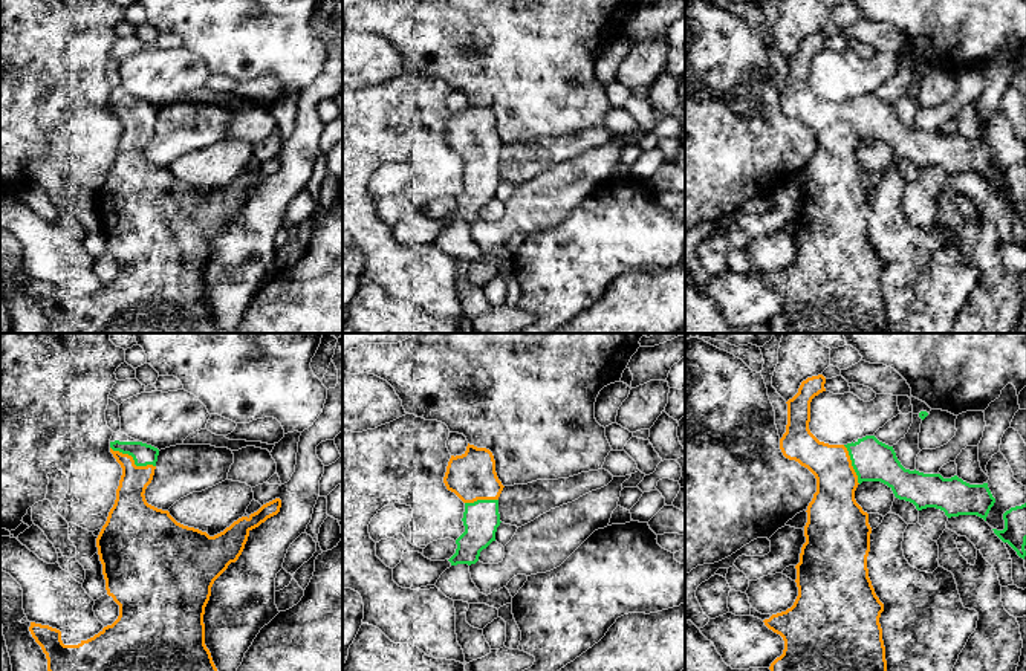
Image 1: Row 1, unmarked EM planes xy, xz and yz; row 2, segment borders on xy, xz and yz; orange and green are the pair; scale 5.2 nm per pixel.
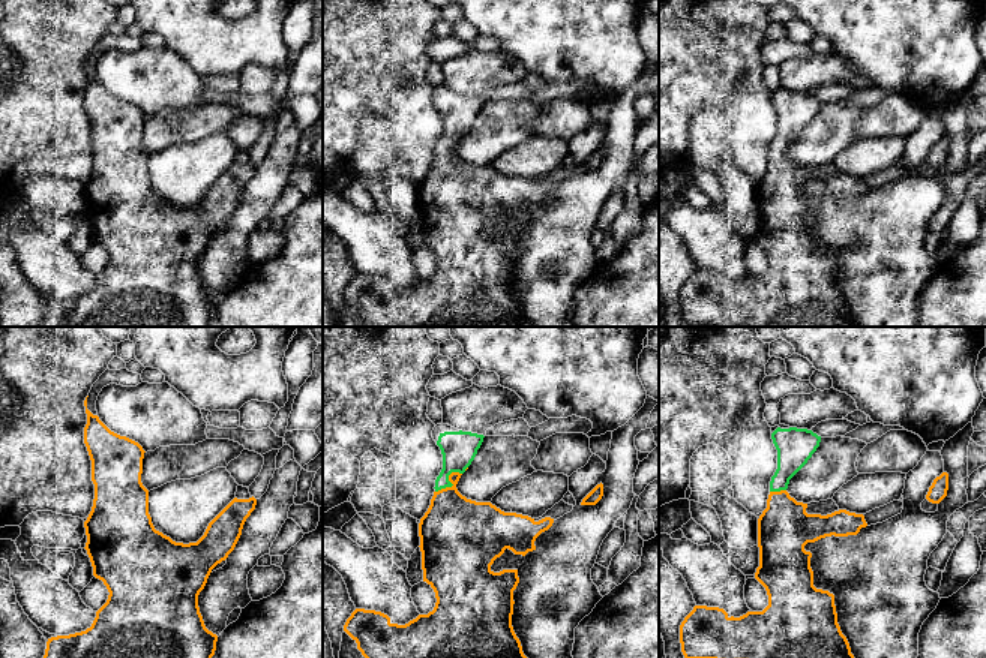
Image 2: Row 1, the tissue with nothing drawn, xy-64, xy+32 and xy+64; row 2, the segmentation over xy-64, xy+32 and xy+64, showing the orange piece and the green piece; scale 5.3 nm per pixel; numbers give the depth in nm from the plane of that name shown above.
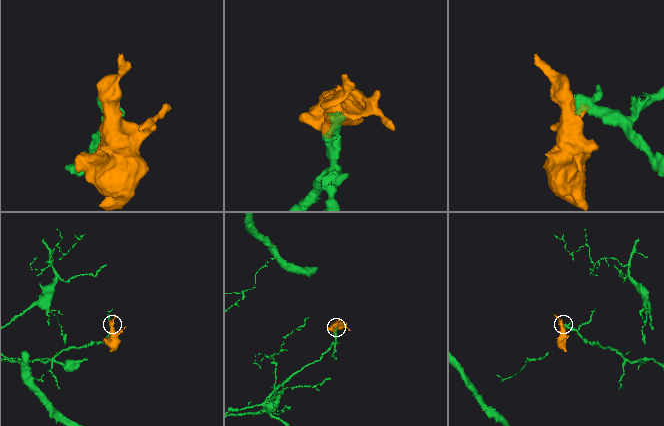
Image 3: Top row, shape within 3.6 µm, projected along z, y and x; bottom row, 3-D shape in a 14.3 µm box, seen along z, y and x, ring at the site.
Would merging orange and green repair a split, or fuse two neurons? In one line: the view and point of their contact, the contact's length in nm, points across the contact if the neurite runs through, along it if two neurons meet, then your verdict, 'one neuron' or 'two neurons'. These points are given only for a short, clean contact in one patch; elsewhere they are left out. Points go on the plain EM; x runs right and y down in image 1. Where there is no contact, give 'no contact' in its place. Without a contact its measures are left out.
meets orange in xy at (133, 118); contact 260 nm long; runs through xy (130, 165), (133, 118), (144, 112); one neuron

